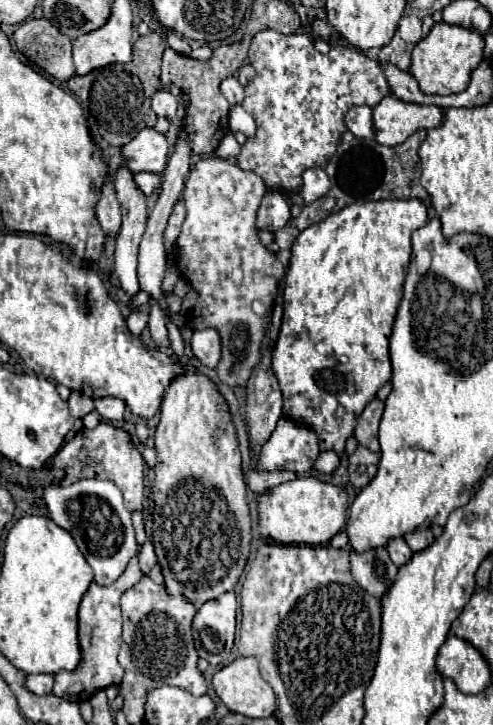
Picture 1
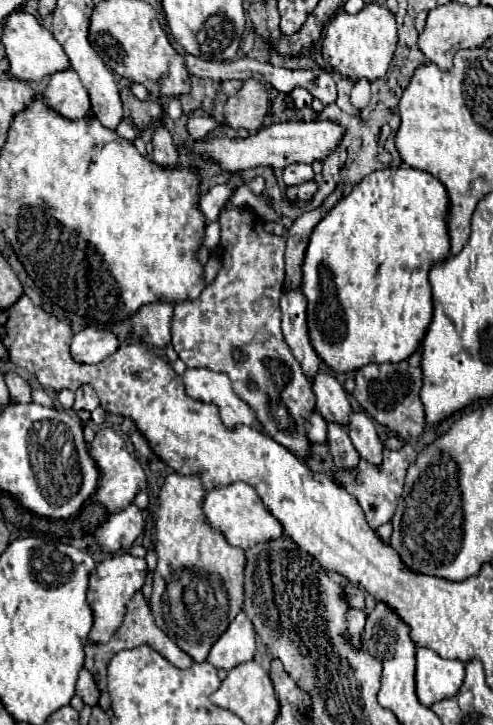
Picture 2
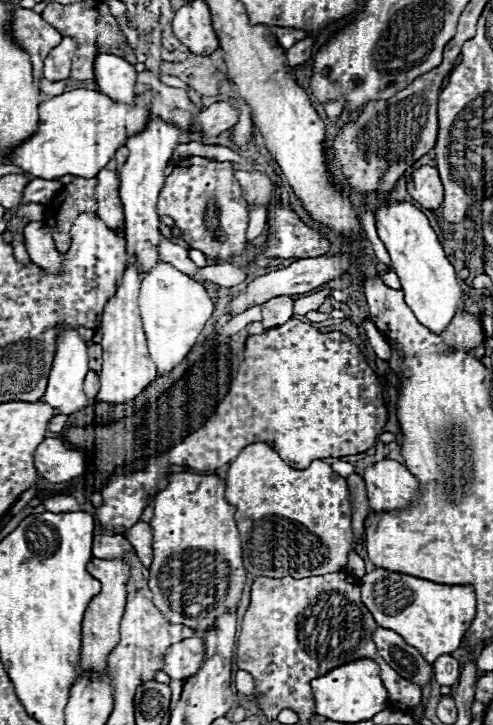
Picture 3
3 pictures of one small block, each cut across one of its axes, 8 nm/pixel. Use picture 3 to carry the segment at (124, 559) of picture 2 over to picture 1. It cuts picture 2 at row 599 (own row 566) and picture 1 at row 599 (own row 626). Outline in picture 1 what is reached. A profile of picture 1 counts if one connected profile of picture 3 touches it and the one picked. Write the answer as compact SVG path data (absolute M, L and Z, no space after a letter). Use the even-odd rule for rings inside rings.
M138 554L128 564L126 572L112 584L112 586L98 586L96 582L90 584L86 590L80 610L78 610L78 640L82 650L82 660L72 672L58 672L54 674L54 688L52 694L58 698L68 698L70 702L86 702L90 700L96 690L118 686L122 682L122 666L118 664L118 650L122 646L122 614L120 614L120 596L124 590L132 588L142 578L138 562Z

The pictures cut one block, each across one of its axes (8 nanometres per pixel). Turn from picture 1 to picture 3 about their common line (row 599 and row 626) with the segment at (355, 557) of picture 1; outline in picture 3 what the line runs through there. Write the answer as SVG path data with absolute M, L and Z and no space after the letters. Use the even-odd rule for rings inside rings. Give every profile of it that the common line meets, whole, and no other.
M376 626L372 632L372 640L376 642L378 654L406 680L412 680L420 686L430 682L432 666L420 656L420 652L408 646L396 632Z

